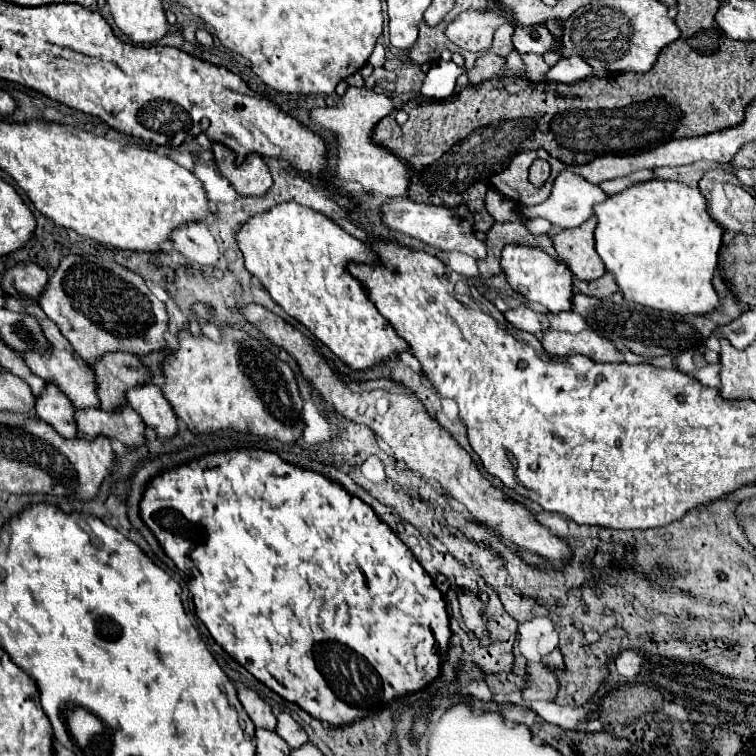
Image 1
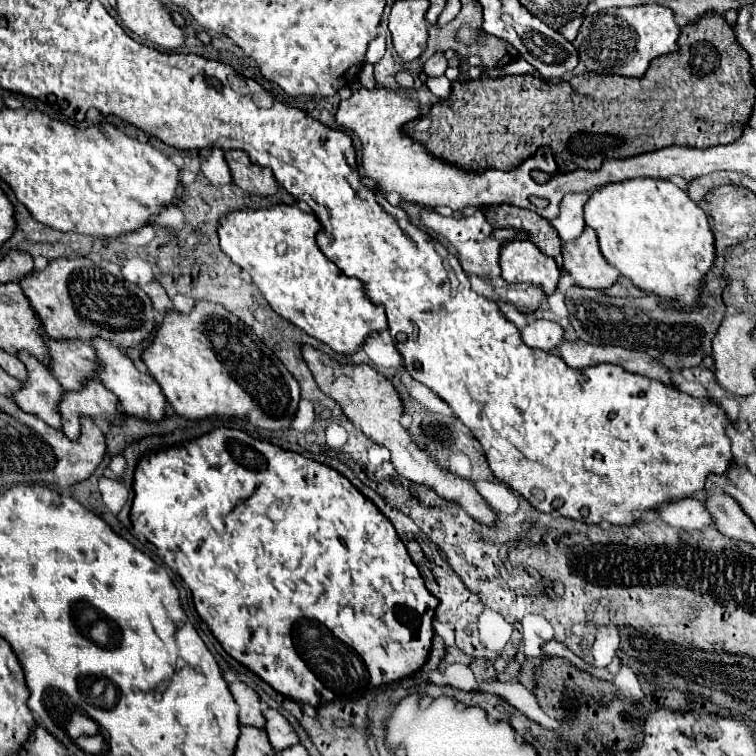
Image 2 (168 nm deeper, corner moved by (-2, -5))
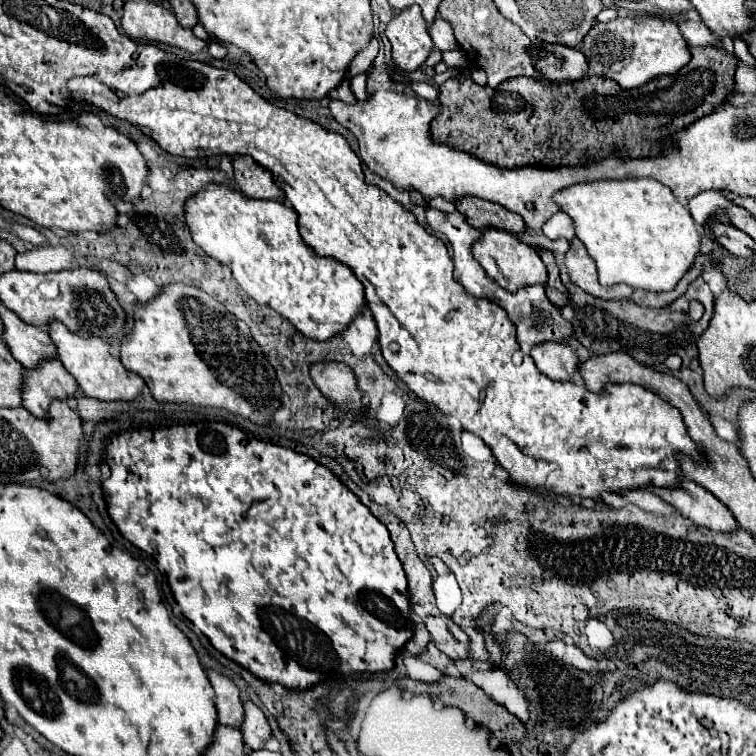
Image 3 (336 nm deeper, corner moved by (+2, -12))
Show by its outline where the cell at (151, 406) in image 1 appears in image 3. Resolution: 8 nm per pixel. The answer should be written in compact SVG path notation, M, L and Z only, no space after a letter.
M53 322L49 326L49 336L57 346L57 358L63 362L63 366L69 370L69 374L77 380L85 396L97 398L103 402L113 402L113 400L135 400L141 396L145 382L141 376L129 372L121 360L113 354L111 346L101 340L101 338L81 338L73 332L69 332L61 322Z

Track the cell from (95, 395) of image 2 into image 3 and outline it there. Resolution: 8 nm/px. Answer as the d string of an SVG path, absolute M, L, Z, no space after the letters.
M57 358L45 360L39 368L25 372L23 402L33 416L49 420L51 400L75 396L81 396L81 388Z

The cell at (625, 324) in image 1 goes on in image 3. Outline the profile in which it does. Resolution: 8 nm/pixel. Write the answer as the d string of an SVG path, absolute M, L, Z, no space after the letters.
M559 260L561 280L569 290L569 304L563 306L561 316L571 322L575 338L595 354L609 354L609 352L629 352L637 362L645 366L663 364L669 354L679 354L683 358L683 366L689 366L691 360L697 358L697 340L709 326L713 316L713 294L707 284L699 284L695 290L695 300L705 306L705 314L701 320L691 320L683 310L669 310L669 308L641 308L629 300L601 300L595 298L581 288L577 288L565 270L563 260Z

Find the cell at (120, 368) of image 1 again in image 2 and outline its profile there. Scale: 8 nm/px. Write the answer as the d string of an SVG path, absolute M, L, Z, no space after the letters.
M45 337L49 345L49 371L63 385L63 389L75 389L83 385L85 379L95 377L95 351L89 341L53 341Z

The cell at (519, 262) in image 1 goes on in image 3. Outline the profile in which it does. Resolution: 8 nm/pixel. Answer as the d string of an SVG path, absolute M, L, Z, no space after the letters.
M485 230L483 240L473 244L473 256L485 268L487 276L509 292L517 292L523 286L535 286L547 282L547 270L541 262L537 250L525 242L521 242L515 234L507 234L501 230Z

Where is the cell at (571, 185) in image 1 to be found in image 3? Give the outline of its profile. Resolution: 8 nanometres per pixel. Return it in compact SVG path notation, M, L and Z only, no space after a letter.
M557 212L555 216L551 216L547 220L547 224L543 226L543 234L551 240L557 238L567 238L573 240L575 238L575 228L573 228L573 220L565 214L565 212Z

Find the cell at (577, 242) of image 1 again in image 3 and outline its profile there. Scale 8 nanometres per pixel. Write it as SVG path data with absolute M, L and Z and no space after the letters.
M579 238L571 240L571 246L565 254L565 266L567 266L571 282L591 296L597 296L603 300L613 300L613 298L621 300L621 298L629 298L633 292L633 288L627 284L615 284L611 288L601 286L597 278L595 260L591 260L585 244Z

